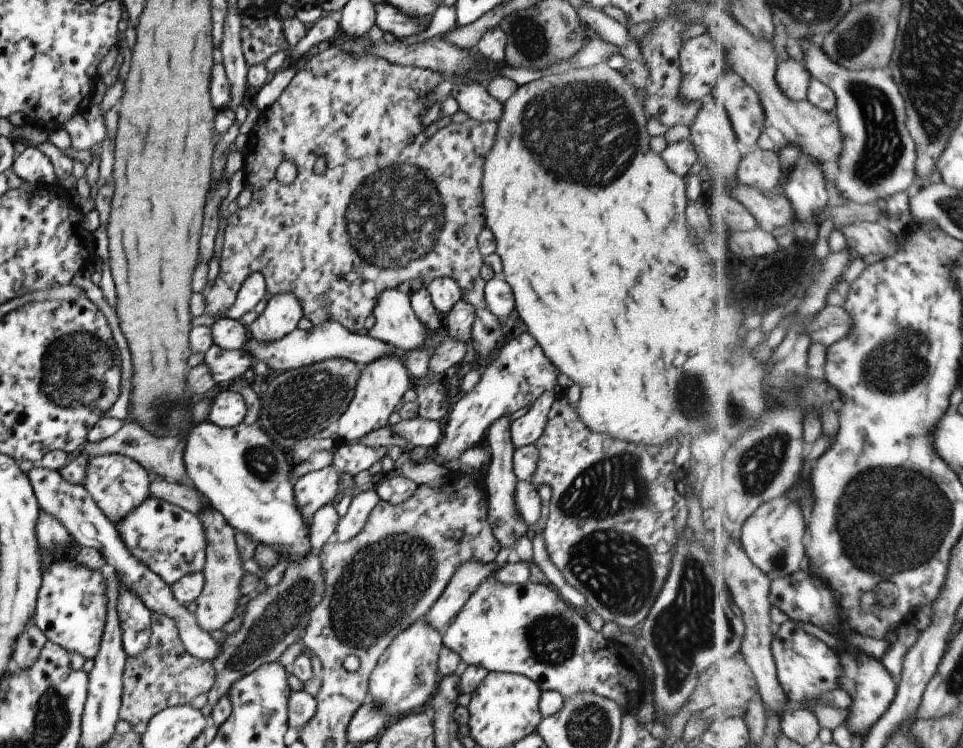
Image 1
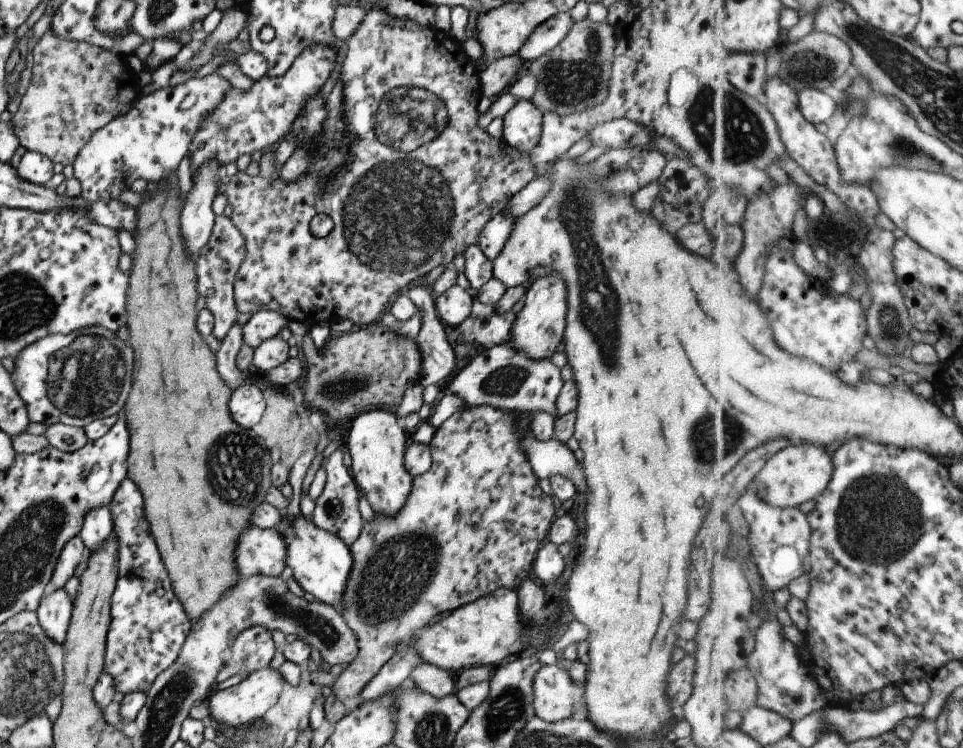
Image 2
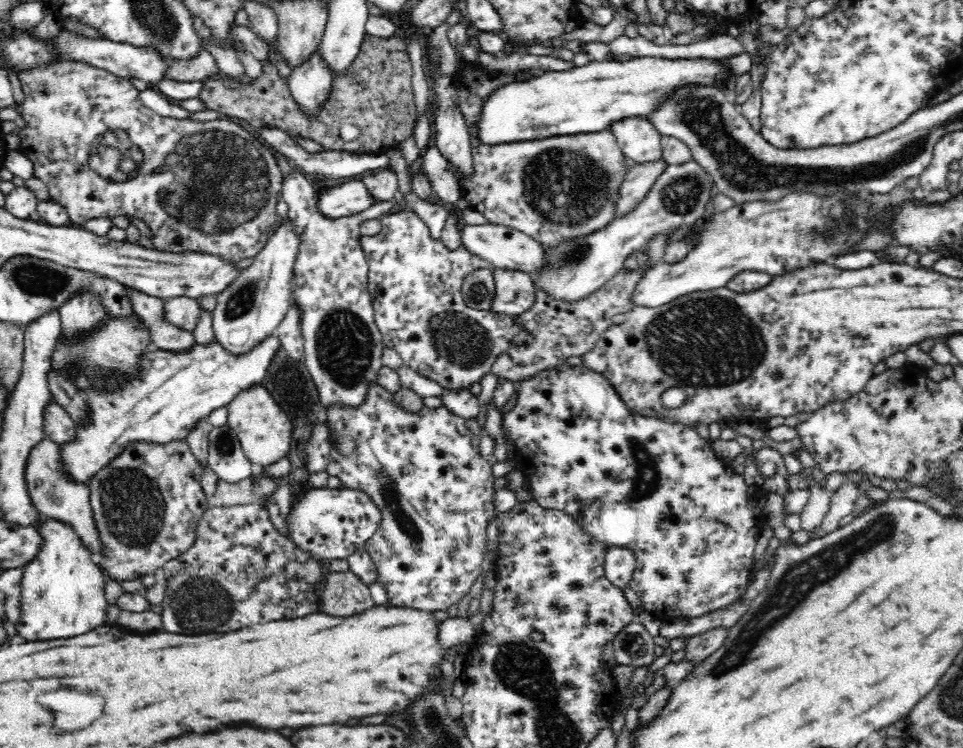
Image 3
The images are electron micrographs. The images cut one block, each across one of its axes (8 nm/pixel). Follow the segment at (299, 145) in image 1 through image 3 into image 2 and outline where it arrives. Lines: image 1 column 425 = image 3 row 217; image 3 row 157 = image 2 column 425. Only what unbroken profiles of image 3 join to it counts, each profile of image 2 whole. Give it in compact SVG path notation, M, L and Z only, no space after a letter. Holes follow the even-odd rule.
M371 7L363 16L357 30L344 41L347 53L343 59L337 82L341 84L341 107L340 120L342 129L336 134L341 144L347 145L349 154L343 156L345 162L339 166L341 170L325 182L319 174L311 174L306 170L291 182L279 178L281 166L274 164L274 152L267 150L258 161L259 173L255 176L240 174L234 180L225 183L225 194L227 204L231 206L229 220L243 236L243 262L237 268L235 282L233 282L233 302L238 314L253 314L260 310L276 312L286 318L287 322L295 320L301 324L311 327L314 324L330 325L339 320L349 320L354 329L359 326L367 326L379 320L389 310L390 301L398 295L399 290L405 290L415 284L415 280L425 276L427 272L437 266L451 266L451 262L457 254L465 252L469 246L477 245L481 228L491 220L492 216L499 214L505 208L506 202L518 190L521 190L534 176L535 165L529 162L530 152L519 152L511 146L504 145L500 140L491 137L483 128L479 128L479 113L477 112L477 101L482 96L478 73L473 61L466 56L462 42L453 38L448 32L443 32L435 26L419 26L415 22L399 20L389 16L381 8ZM319 213L327 214L333 221L333 227L329 233L321 238L315 238L309 231L309 220Z

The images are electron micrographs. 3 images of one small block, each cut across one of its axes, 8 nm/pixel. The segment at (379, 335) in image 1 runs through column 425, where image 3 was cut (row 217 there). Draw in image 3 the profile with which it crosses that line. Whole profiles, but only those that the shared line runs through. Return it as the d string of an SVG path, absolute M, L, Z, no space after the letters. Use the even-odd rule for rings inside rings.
M360 177L330 187L317 199L318 209L331 219L360 214L374 203L374 195Z

